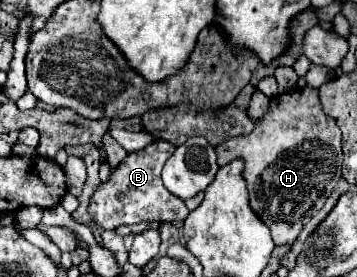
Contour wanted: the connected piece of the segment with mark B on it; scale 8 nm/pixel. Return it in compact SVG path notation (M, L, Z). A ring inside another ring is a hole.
M158 141L140 151L128 153L118 167L110 169L108 181L100 183L90 199L88 213L92 217L92 223L104 231L112 231L120 225L136 225L142 221L184 221L188 217L188 207L182 199L178 199L164 187L160 177L160 171L168 157L174 153L174 149L176 147L172 143Z

